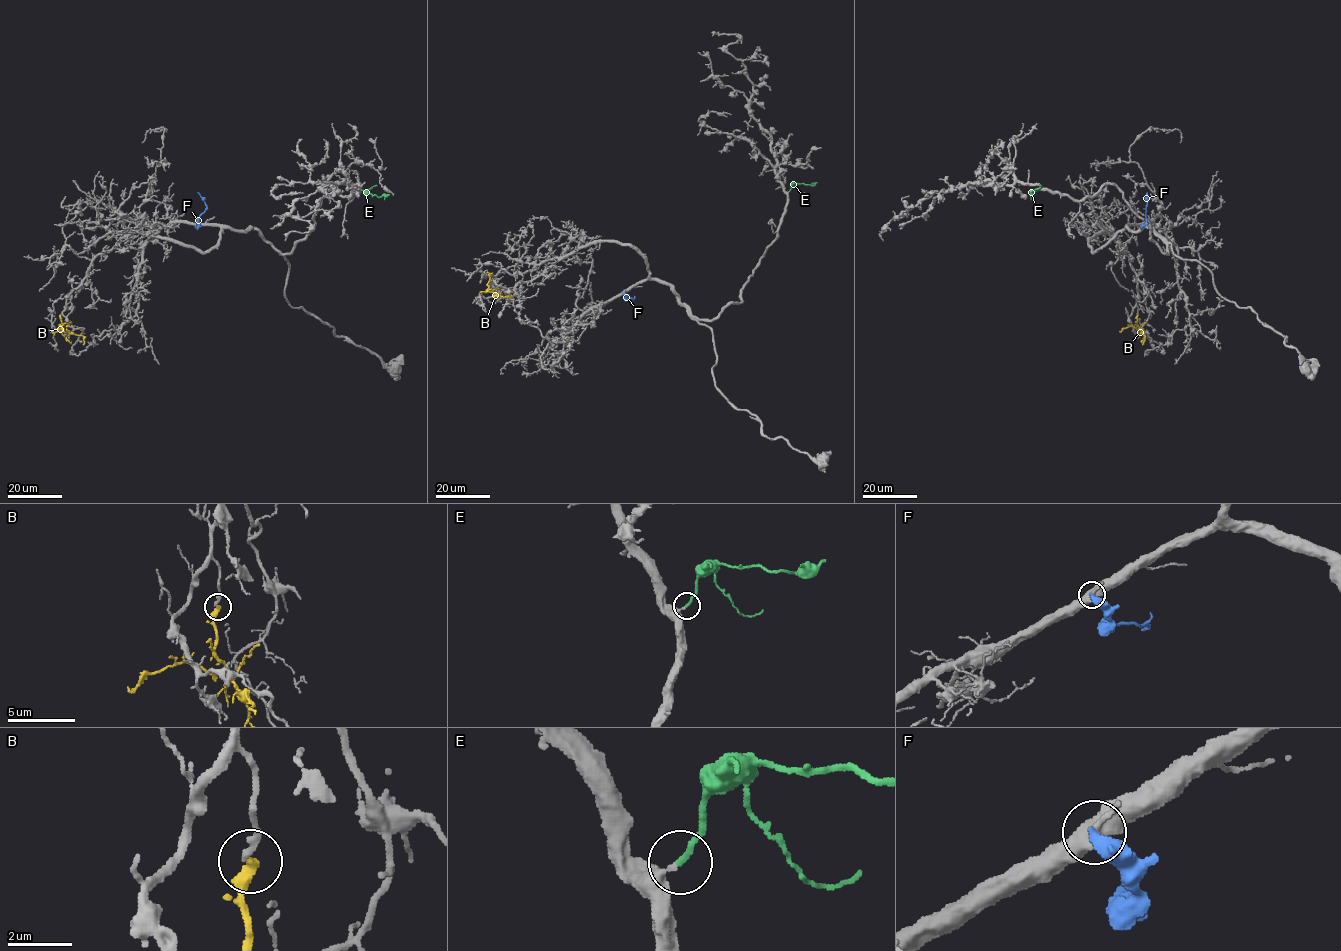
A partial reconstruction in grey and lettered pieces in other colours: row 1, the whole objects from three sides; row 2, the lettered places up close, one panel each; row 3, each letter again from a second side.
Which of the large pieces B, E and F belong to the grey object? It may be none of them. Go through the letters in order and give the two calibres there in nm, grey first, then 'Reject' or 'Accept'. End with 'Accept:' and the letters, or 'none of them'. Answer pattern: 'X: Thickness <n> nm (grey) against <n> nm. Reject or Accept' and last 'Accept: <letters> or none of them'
B: Thickness 240 nm (grey) against 400 nm. Reject
E: Thickness 240 nm (grey) against 180 nm. Accept
F: Thickness 550 nm (grey) against 500 nm. Reject
Accept: E

